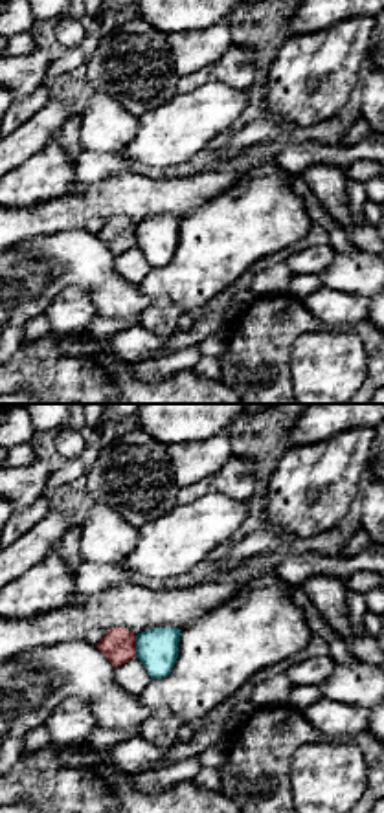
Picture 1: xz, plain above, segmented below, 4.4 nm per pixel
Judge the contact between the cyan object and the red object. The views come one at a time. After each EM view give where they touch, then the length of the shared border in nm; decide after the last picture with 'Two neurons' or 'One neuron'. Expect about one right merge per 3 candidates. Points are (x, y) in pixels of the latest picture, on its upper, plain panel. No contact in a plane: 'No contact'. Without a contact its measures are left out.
Touches cyan at (136, 235). Shared border 100 nm

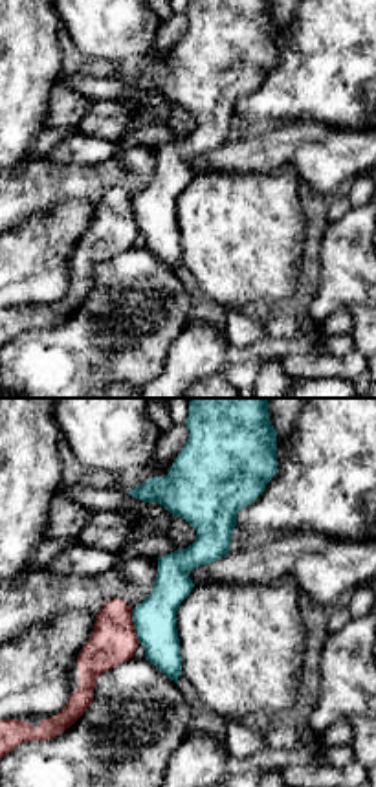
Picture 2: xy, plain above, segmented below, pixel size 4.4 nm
Touches cyan at (134, 215). Shared border 160 nm

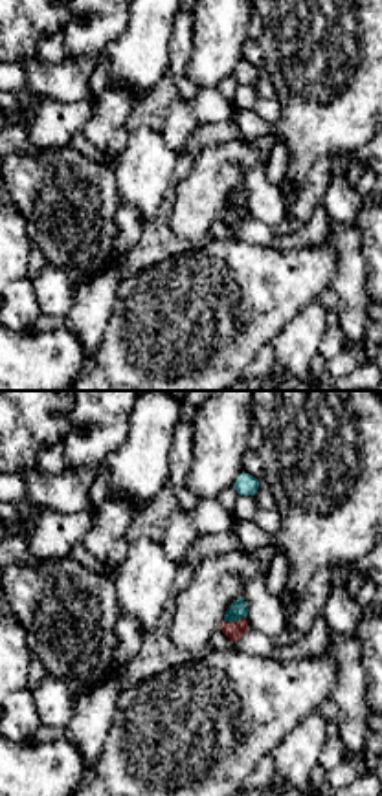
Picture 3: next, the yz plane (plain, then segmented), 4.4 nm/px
Touches cyan at (234, 210). Shared border 100 nm

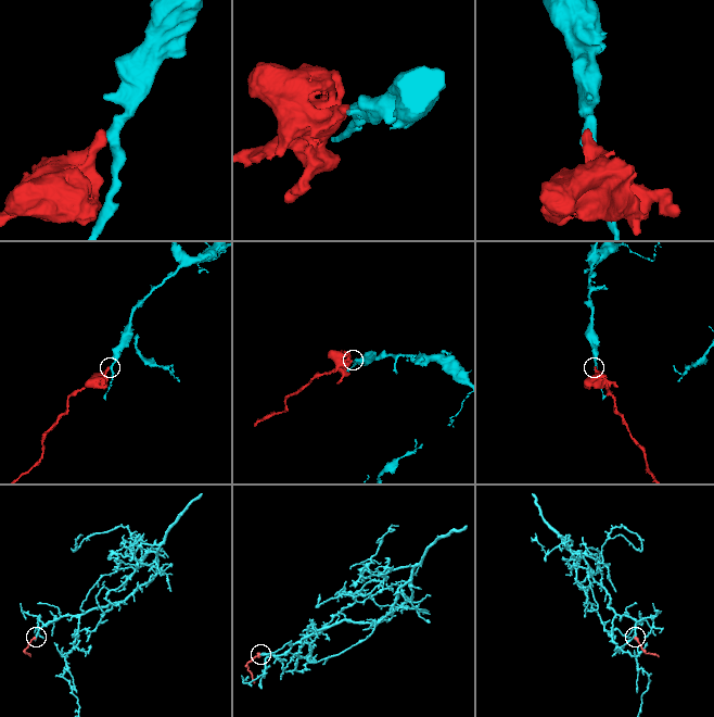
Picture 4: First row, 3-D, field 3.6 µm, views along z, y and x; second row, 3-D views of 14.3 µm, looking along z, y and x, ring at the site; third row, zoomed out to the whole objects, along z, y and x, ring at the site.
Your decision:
Two neurons

